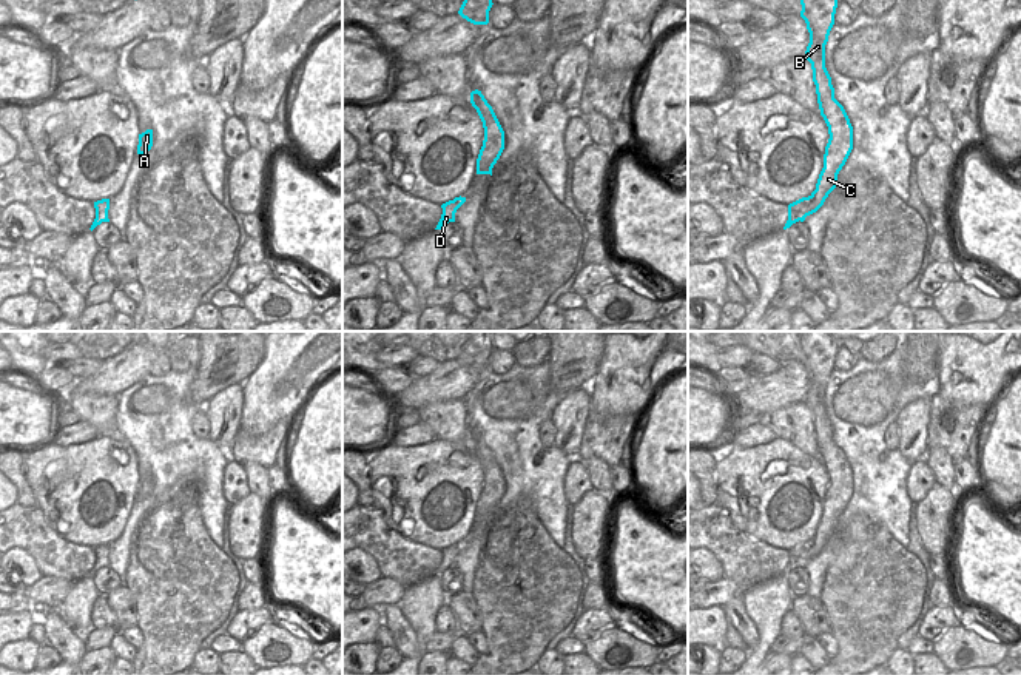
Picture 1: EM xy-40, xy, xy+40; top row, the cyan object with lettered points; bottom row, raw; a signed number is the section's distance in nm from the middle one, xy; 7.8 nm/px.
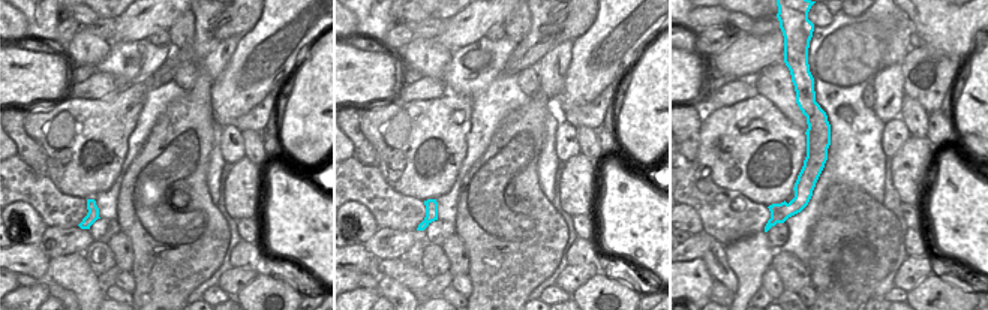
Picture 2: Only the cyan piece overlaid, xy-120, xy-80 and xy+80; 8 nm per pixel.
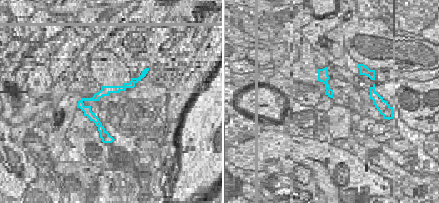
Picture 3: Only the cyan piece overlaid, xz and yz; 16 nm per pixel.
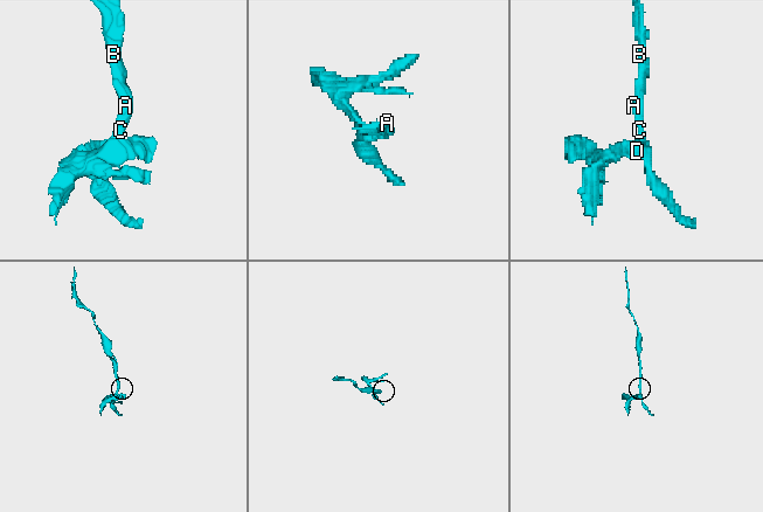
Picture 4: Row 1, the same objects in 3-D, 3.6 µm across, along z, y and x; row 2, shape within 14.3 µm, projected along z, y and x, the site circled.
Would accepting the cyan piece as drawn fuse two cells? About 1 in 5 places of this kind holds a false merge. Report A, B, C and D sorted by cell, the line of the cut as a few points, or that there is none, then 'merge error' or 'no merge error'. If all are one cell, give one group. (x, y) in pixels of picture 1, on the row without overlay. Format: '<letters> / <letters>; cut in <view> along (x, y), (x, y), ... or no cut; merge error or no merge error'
A B C / D; cut in xy+40 along (812, 541), (801, 554), (798, 564); merge error

